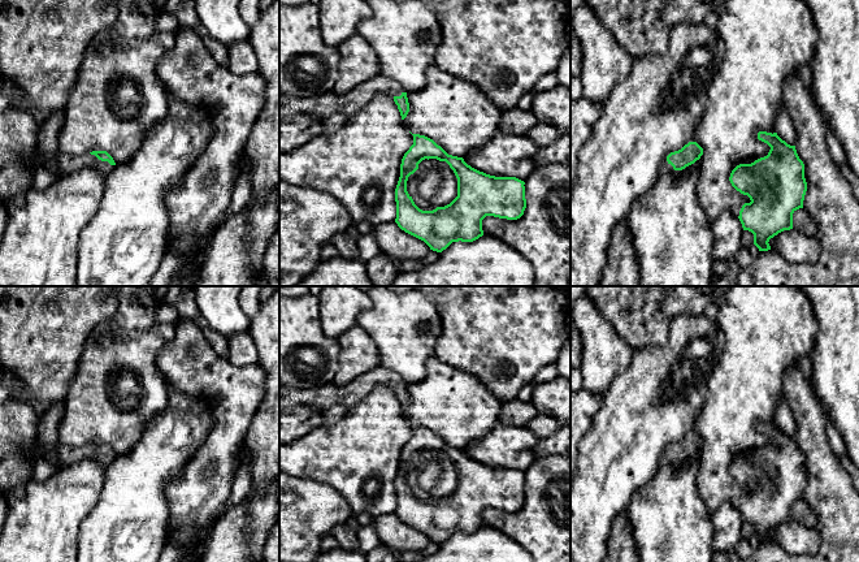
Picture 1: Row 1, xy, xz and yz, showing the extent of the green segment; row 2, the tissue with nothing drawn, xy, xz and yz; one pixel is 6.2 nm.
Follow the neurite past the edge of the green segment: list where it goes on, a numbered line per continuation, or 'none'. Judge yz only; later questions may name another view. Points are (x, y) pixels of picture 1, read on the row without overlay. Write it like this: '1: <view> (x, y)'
1: yz (666, 459)

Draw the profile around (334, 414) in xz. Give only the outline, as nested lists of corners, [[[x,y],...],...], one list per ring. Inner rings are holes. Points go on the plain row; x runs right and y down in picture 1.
[[[335,405],[330,408],[324,410],[322,416],[325,420],[325,425],[335,424],[346,415],[347,411],[348,411],[348,408],[343,405]]]

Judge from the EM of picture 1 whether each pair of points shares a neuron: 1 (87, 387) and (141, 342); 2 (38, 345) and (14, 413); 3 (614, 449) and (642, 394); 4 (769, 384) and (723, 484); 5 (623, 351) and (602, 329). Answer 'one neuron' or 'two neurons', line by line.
1: one neuron
2: two neurons
3: one neuron
4: one neuron
5: one neuron

